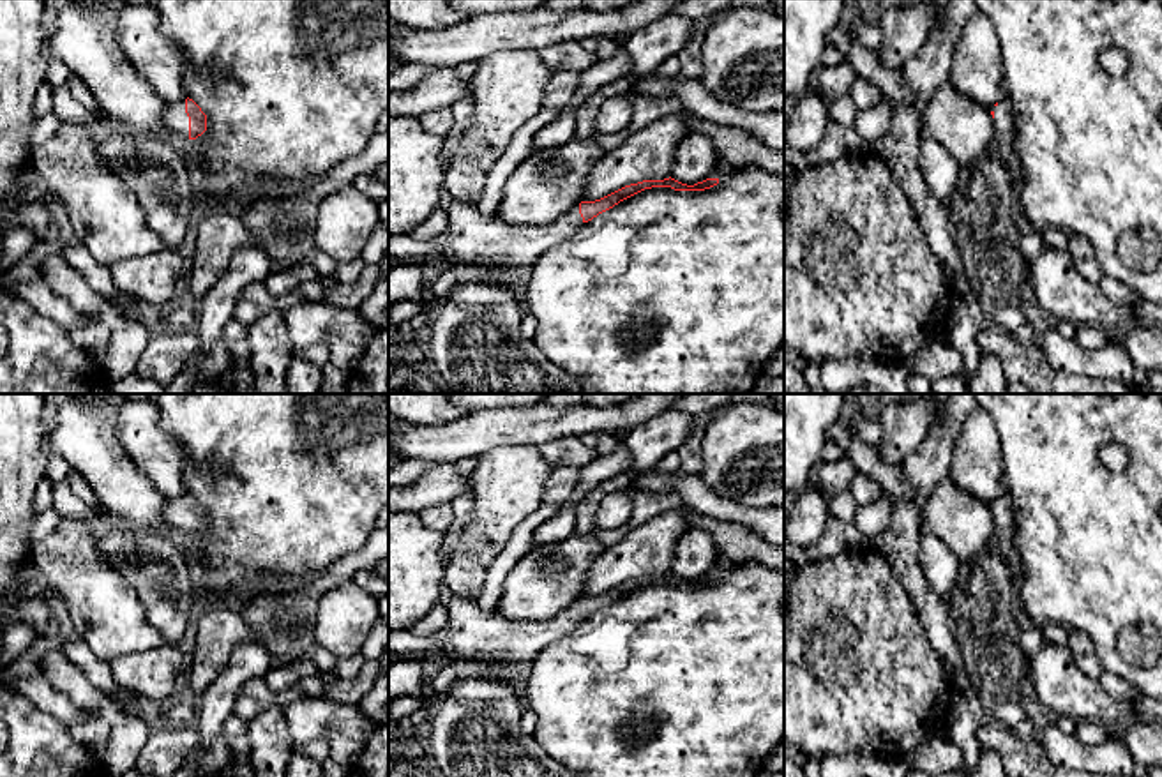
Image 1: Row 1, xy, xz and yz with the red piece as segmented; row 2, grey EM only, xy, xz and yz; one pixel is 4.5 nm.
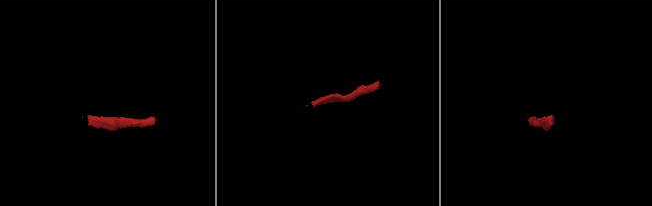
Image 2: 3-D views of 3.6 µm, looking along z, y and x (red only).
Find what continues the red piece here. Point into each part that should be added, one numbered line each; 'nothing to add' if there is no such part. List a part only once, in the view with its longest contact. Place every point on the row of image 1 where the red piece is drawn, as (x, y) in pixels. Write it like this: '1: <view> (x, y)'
1: xy (175, 117)

